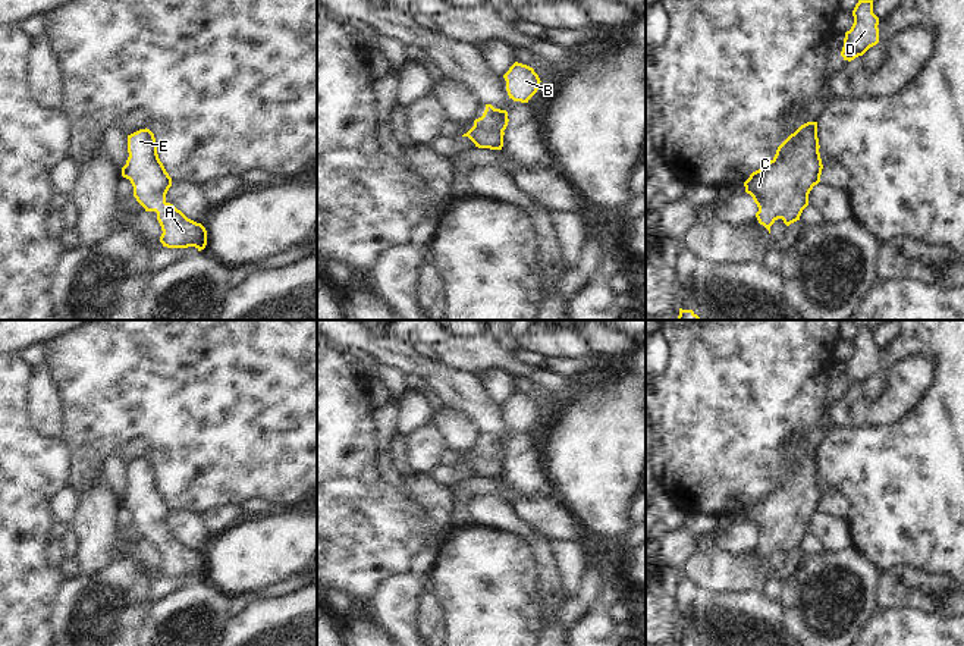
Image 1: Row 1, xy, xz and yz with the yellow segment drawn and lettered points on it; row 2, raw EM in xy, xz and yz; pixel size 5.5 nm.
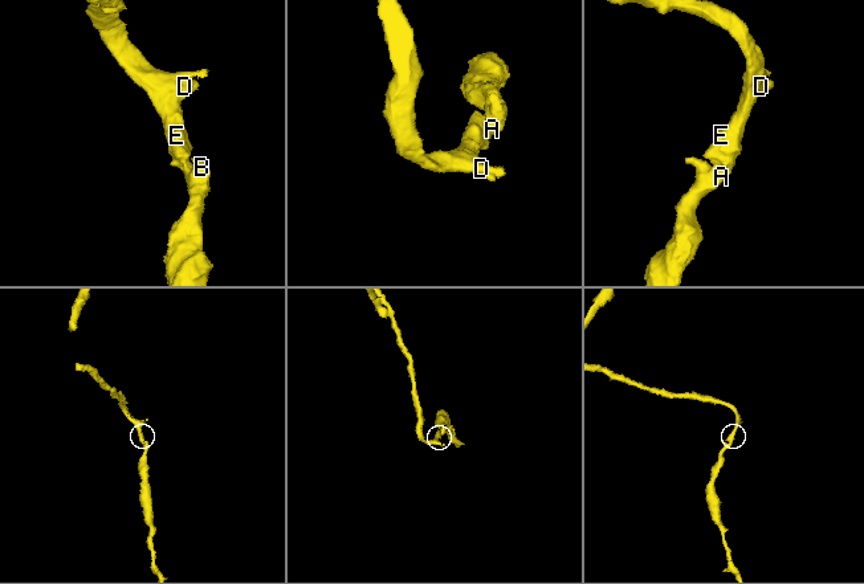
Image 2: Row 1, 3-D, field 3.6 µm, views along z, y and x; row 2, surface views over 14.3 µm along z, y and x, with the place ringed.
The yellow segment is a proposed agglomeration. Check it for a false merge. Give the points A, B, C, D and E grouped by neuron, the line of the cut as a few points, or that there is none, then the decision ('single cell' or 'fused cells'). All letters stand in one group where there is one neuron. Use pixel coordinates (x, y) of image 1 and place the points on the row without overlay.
A B C D E; no cut; single cell

